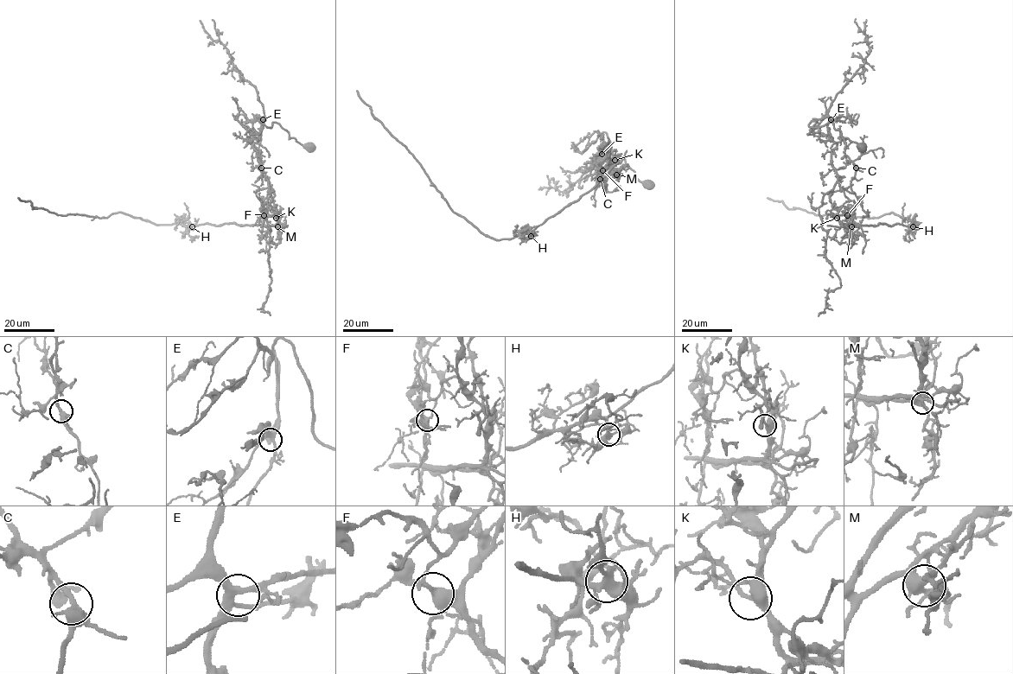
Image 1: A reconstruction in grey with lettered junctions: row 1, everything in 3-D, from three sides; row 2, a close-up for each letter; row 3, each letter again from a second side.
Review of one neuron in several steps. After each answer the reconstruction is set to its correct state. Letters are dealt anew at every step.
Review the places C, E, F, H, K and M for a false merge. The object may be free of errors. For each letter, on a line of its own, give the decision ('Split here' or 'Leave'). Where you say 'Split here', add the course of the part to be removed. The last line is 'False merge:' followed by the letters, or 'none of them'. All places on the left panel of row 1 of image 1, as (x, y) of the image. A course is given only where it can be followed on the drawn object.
C: Leave
E: Leave
F: Split here. Course of the part to remove: (264, 215), (261, 225), (156, 225), (117, 213), (104, 218), (57, 215), (33, 209), (29, 201), (18, 197)
H: Leave
K: Leave
M: Leave
False merge: F

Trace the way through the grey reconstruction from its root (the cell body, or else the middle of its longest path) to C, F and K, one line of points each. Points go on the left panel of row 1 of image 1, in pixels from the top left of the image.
C: (309, 149), (289, 137), (277, 123), (268, 128), (264, 117), (259, 139), (252, 140), (260, 151), (261, 168)
F: (309, 149), (263, 119), (252, 143), (270, 182), (264, 215)
K: (309, 149), (289, 137), (277, 123), (268, 128), (263, 119), (261, 135), (252, 148), (274, 194), (276, 218)

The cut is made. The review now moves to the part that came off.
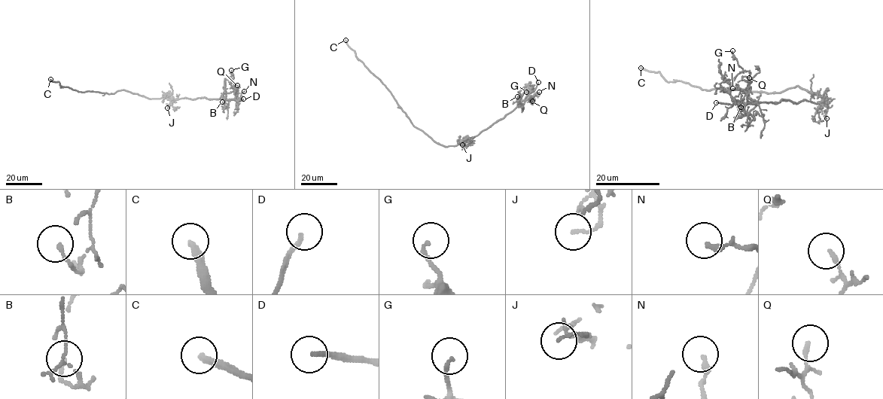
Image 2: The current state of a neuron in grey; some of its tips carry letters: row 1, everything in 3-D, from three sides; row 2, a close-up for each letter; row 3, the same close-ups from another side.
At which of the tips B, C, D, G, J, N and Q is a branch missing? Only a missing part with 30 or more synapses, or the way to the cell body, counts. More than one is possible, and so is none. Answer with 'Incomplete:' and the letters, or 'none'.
Incomplete: C, D

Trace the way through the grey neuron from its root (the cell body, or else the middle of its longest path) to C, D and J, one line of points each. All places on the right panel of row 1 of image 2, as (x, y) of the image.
C: (823, 97), (799, 86), (776, 92), (701, 89), (680, 81), (668, 82), (659, 72), (640, 68)
D: (823, 97), (829, 102), (781, 100), (732, 105), (716, 102)
J: (823, 97), (829, 102), (820, 103), (827, 108), (826, 118)

